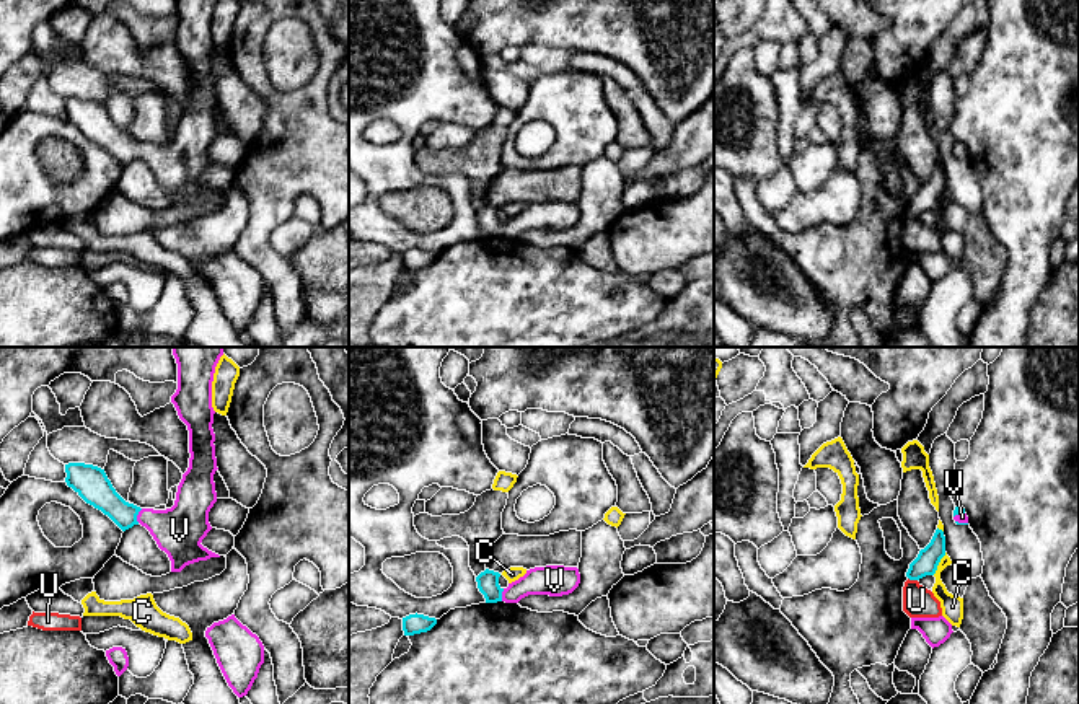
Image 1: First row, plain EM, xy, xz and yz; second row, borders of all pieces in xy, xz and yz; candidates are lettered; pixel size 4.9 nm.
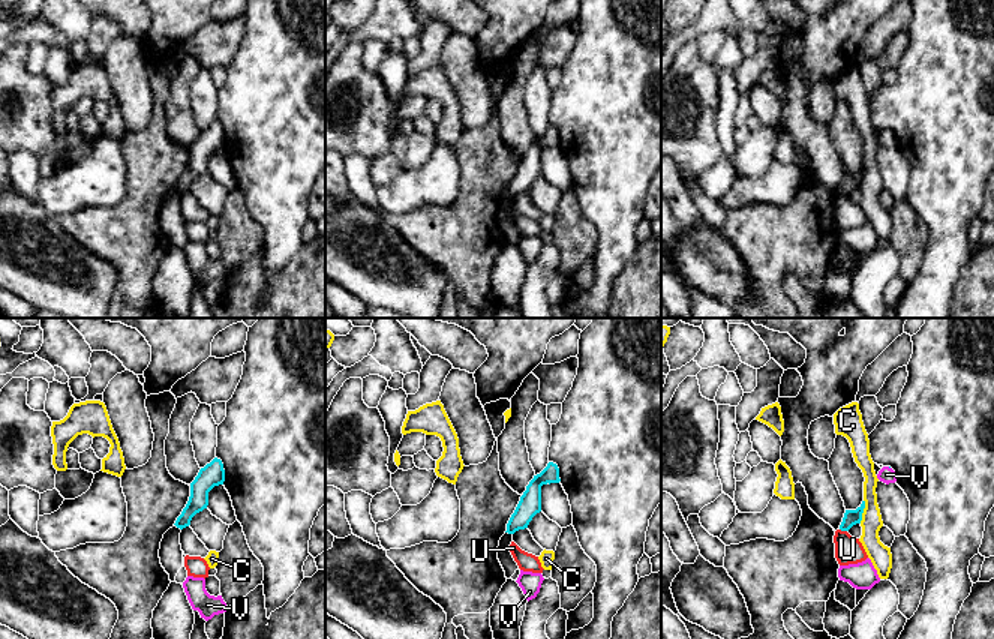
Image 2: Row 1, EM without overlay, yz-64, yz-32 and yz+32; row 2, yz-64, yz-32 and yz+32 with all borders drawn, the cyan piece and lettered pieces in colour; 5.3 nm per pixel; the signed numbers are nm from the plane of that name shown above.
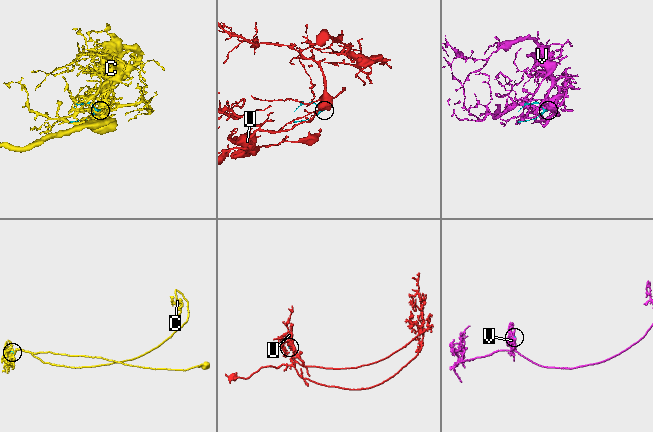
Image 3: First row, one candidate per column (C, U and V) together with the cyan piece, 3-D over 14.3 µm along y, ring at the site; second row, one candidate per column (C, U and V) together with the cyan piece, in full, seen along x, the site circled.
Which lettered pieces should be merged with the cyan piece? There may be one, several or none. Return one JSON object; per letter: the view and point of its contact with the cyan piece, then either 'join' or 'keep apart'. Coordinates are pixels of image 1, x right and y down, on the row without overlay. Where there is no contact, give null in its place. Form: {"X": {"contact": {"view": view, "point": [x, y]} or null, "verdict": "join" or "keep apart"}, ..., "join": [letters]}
{"C": {"contact": {"view": "yz", "point": [938, 199]}, "verdict": "keep apart"}, "U": {"contact": {"view": "yz", "point": [913, 214]}, "verdict": "keep apart"}, "V": {"contact": {"view": "xy", "point": [137, 149]}, "verdict": "join"}, "join": ["V"]}

